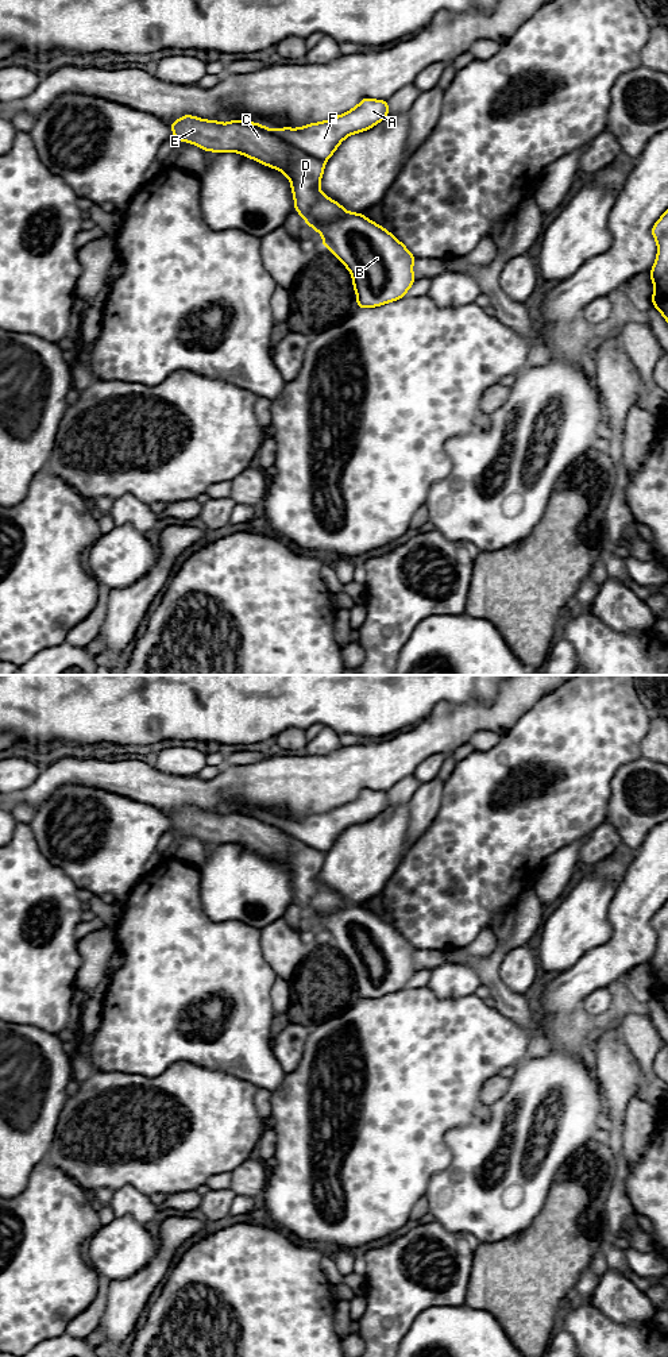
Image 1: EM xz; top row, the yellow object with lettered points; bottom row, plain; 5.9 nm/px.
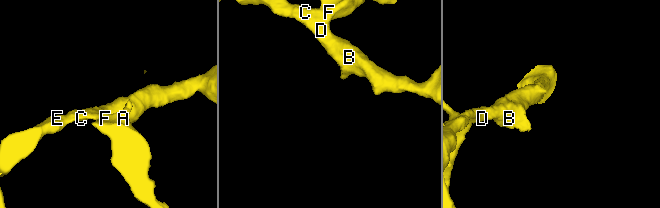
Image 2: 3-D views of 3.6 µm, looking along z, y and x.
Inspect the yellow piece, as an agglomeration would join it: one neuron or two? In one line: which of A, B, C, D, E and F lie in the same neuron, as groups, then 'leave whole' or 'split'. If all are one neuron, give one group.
A F / B C D E; split

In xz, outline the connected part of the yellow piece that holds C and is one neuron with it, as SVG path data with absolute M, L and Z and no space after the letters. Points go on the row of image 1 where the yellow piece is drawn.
M184 115L169 126L175 140L196 144L204 151L238 153L283 173L290 181L294 211L305 219L305 224L323 235L323 247L331 250L351 273L355 296L358 297L355 307L375 308L393 302L405 297L414 284L413 263L416 257L397 236L363 213L345 211L341 204L320 190L325 161L302 153L266 126L254 122L233 119L229 123L219 123L216 119L205 120L193 115Z

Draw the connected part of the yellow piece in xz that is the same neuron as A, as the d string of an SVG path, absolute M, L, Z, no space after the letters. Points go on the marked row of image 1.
M364 97L355 108L333 119L300 128L274 128L273 132L302 153L327 161L345 138L372 128L389 113L387 100Z

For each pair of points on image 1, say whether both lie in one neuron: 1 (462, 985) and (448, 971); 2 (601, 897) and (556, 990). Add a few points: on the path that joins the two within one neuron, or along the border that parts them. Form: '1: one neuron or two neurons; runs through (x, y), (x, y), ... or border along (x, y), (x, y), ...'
1: one neuron; runs through (459, 982), (451, 974)
2: two neurons; border along (591, 949), (586, 951), (563, 971), (548, 976)

